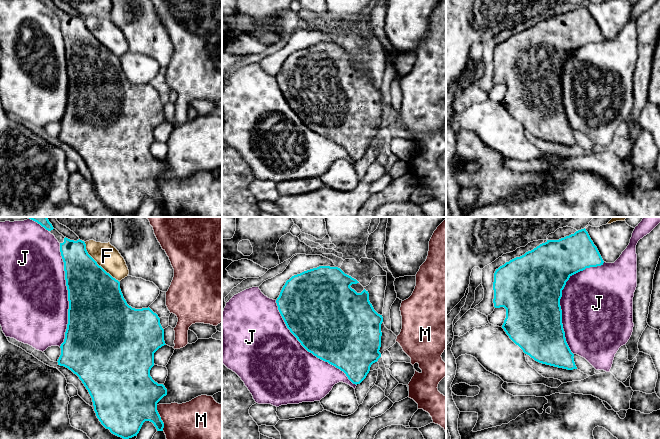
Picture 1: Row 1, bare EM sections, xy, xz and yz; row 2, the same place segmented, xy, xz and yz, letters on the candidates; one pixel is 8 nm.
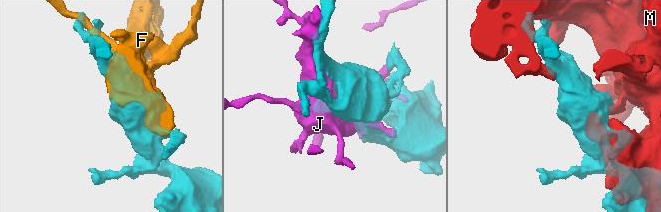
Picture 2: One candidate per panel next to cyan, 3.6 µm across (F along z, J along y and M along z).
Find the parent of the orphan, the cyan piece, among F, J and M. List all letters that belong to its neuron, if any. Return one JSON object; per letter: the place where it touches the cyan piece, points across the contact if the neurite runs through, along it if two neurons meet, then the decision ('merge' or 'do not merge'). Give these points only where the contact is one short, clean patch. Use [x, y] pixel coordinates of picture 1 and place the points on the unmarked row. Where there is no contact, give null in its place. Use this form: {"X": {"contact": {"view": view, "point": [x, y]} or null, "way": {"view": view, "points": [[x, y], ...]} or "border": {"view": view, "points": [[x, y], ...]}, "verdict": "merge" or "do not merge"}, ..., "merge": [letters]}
{"F": {"contact": {"view": "xy", "point": [96, 39]}, "verdict": "do not merge"}, "J": {"contact": {"view": "yz", "point": [560, 74]}, "verdict": "merge"}, "M": {"contact": {"view": "xy", "point": [160, 194]}, "verdict": "do not merge"}, "merge": ["J"]}

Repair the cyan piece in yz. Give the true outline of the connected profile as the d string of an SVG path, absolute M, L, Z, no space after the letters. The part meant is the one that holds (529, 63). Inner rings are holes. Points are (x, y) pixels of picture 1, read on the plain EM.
M584 4L559 16L547 16L496 45L493 79L495 84L506 85L502 104L509 114L539 139L567 146L577 145L562 100L562 66L572 51L603 39L597 23Z

